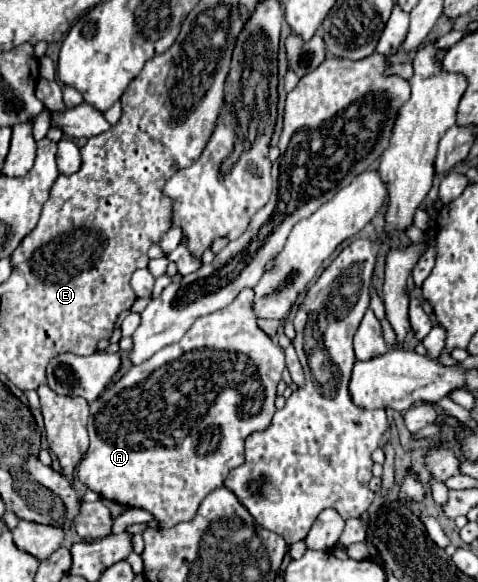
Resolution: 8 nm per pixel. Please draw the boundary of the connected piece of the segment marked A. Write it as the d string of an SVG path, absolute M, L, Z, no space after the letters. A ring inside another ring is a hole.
M244 288L232 304L228 304L224 310L218 310L214 314L208 314L204 318L198 318L192 328L182 336L180 342L170 344L166 348L162 348L160 352L156 352L150 360L130 368L118 382L114 382L112 386L108 386L104 390L104 394L94 400L90 404L90 420L88 420L88 434L90 434L90 448L84 454L82 462L78 464L78 478L80 482L92 490L98 492L102 498L114 500L118 504L124 506L132 506L132 508L142 508L146 512L150 512L154 516L154 520L160 524L160 528L170 528L178 522L184 520L192 520L200 502L204 500L206 494L210 494L212 490L220 488L228 470L240 466L244 462L244 440L246 436L250 436L252 432L258 430L266 430L270 426L272 414L276 412L274 408L274 398L276 398L276 384L282 378L282 370L284 370L284 352L280 346L274 346L274 342L270 340L268 334L264 334L258 324L256 324L256 314L254 314L254 290L252 288Z

